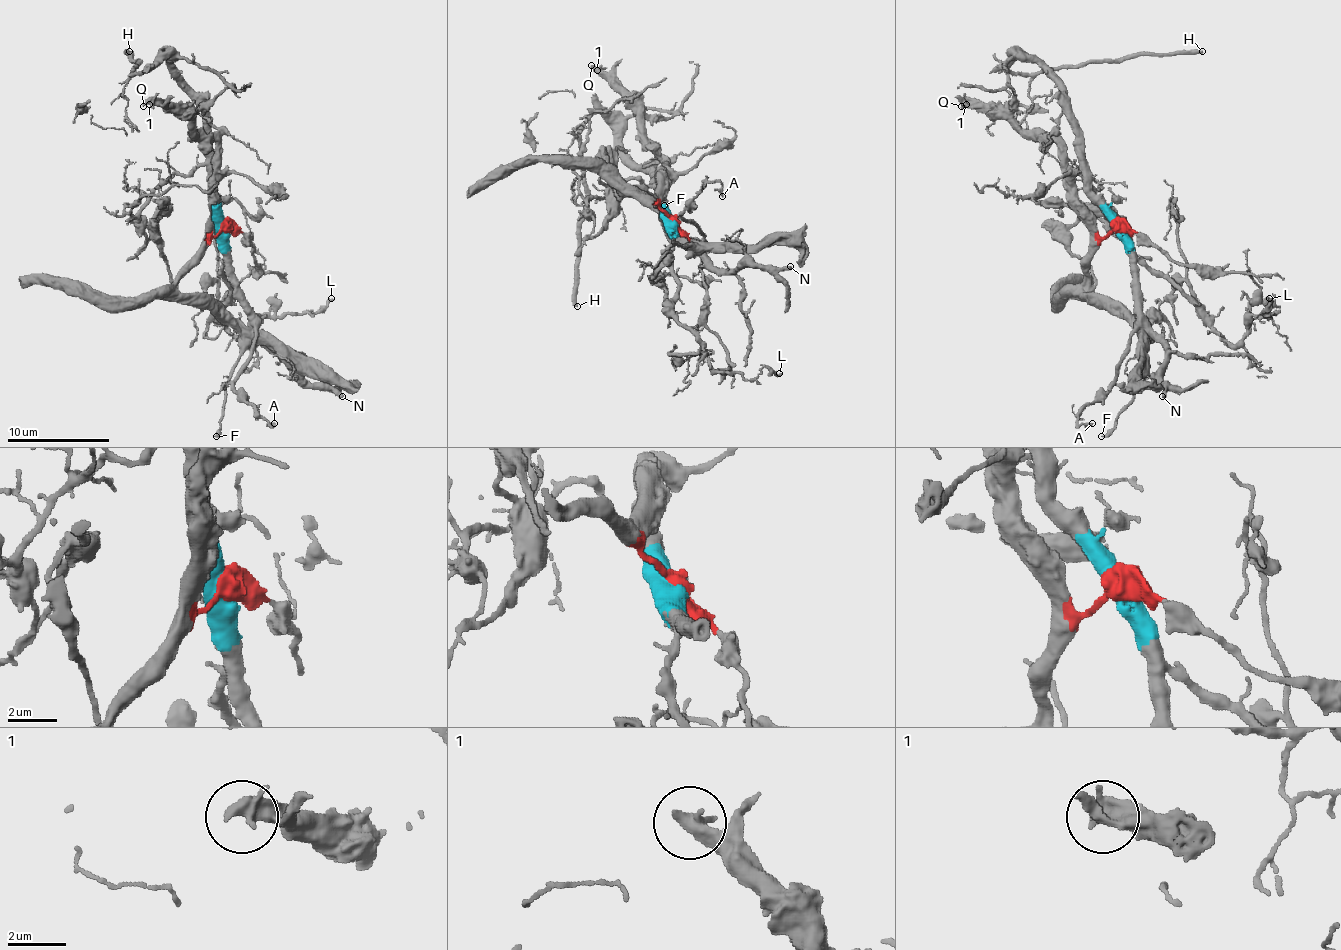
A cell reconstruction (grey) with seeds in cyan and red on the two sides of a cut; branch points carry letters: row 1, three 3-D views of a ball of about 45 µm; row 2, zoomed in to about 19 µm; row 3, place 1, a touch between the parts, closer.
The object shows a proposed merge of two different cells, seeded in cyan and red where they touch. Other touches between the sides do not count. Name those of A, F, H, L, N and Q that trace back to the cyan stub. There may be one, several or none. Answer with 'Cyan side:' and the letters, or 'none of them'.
Cyan side: A, H, L, N

